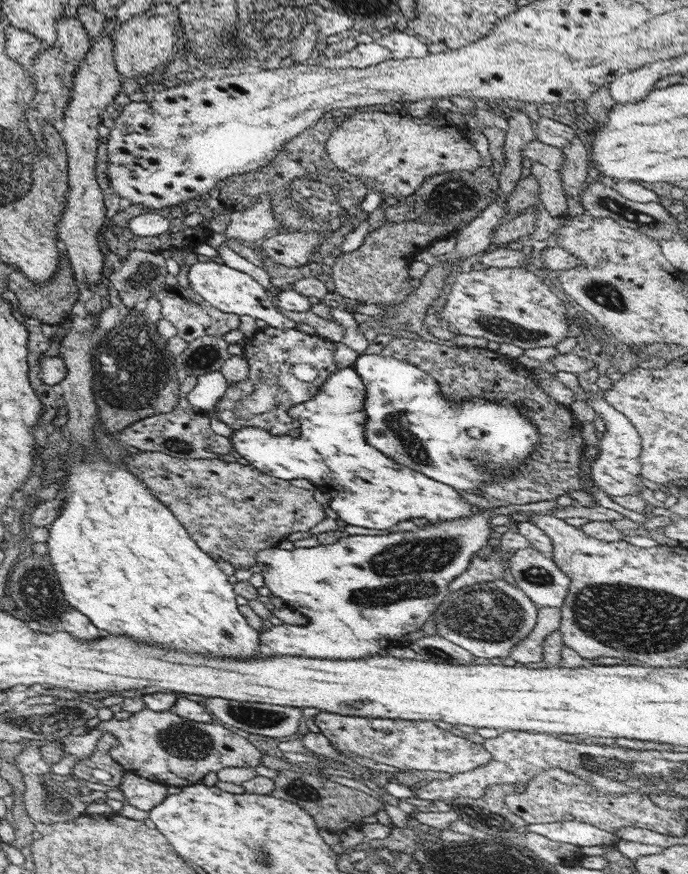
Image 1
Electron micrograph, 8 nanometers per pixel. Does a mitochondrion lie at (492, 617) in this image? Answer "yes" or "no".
yes

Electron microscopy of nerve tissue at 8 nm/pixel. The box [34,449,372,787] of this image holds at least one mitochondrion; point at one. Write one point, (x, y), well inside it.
(184, 741)

